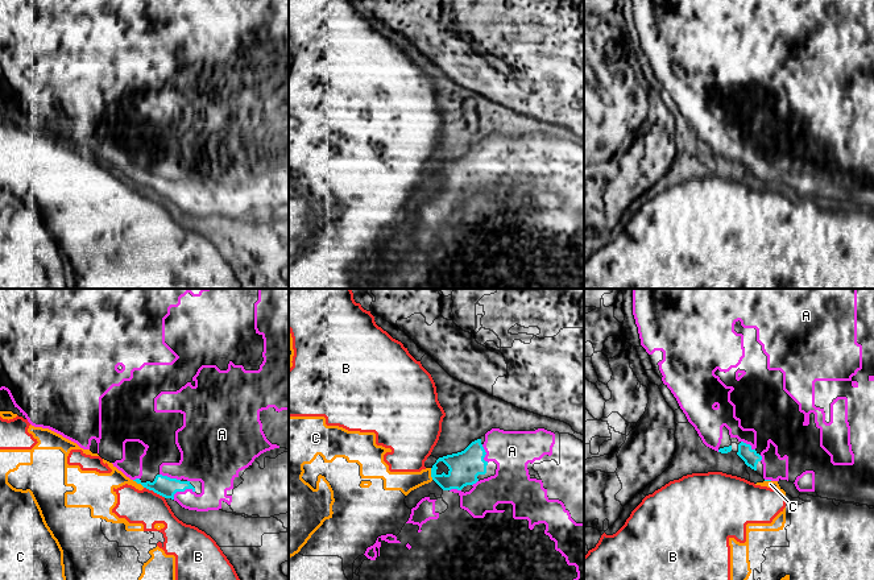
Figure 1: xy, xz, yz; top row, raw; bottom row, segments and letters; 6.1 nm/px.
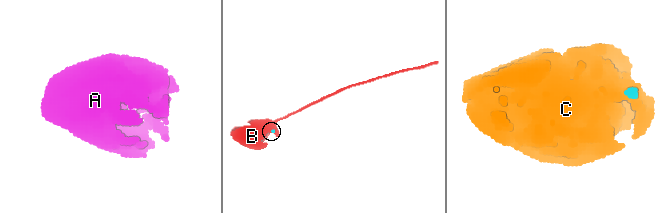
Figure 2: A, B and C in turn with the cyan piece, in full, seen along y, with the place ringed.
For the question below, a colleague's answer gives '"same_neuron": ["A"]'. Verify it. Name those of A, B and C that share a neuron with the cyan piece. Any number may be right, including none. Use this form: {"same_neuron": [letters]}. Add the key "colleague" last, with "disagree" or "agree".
{"same_neuron": ["A"], "colleague": "agree"}

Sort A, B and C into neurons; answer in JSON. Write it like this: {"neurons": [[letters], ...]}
{"neurons": [["A"], ["B", "C"]]}

